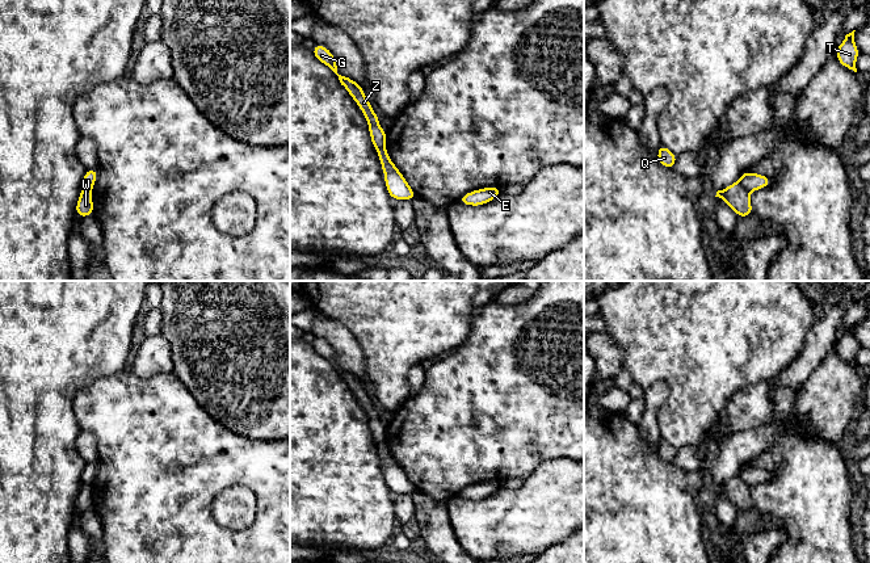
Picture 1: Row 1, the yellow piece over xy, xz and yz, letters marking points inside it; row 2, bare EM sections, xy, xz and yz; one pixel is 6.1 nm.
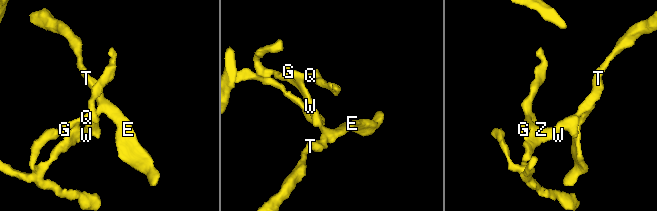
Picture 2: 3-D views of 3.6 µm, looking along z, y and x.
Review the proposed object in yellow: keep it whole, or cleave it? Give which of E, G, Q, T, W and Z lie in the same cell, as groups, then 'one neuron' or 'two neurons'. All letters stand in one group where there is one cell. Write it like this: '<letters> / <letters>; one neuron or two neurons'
E T / G Q W Z; two neurons

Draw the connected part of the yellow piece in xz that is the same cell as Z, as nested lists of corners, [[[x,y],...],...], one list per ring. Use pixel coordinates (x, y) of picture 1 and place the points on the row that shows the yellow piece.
[[[316,43],[311,51],[319,62],[328,66],[339,76],[341,85],[348,91],[348,93],[360,106],[362,114],[366,117],[369,134],[374,148],[384,148],[387,131],[381,129],[379,117],[374,113],[373,105],[366,98],[363,88],[353,79],[337,73],[336,58],[324,45]]]

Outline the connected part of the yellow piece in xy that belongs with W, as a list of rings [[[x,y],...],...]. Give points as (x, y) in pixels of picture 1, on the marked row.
[[[81,189],[75,211],[76,211],[76,215],[79,215],[80,218],[85,218],[94,213],[91,190]]]

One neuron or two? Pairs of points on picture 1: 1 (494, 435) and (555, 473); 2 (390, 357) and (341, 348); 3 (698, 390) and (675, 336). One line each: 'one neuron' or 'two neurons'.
1: two neurons
2: two neurons
3: one neuron

